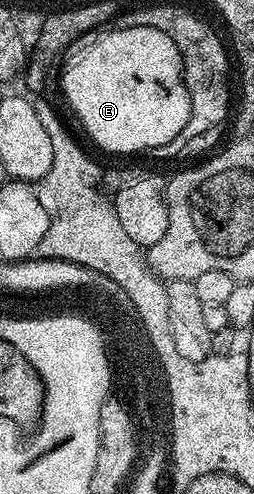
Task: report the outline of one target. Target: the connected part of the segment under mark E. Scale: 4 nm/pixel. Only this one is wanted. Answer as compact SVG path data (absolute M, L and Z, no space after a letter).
M112 25L107 29L88 31L78 37L76 41L69 45L68 50L64 52L62 70L58 76L58 87L59 85L61 89L64 90L64 95L68 98L68 103L72 106L73 113L80 118L81 125L88 130L89 137L92 138L102 150L113 151L116 155L132 155L135 151L152 151L155 147L166 146L167 143L170 143L170 145L175 144L178 133L182 133L182 125L186 125L186 121L190 121L190 93L184 84L182 57L178 53L178 45L174 45L174 41L170 41L170 37L166 37L166 33L162 33L162 29Z

